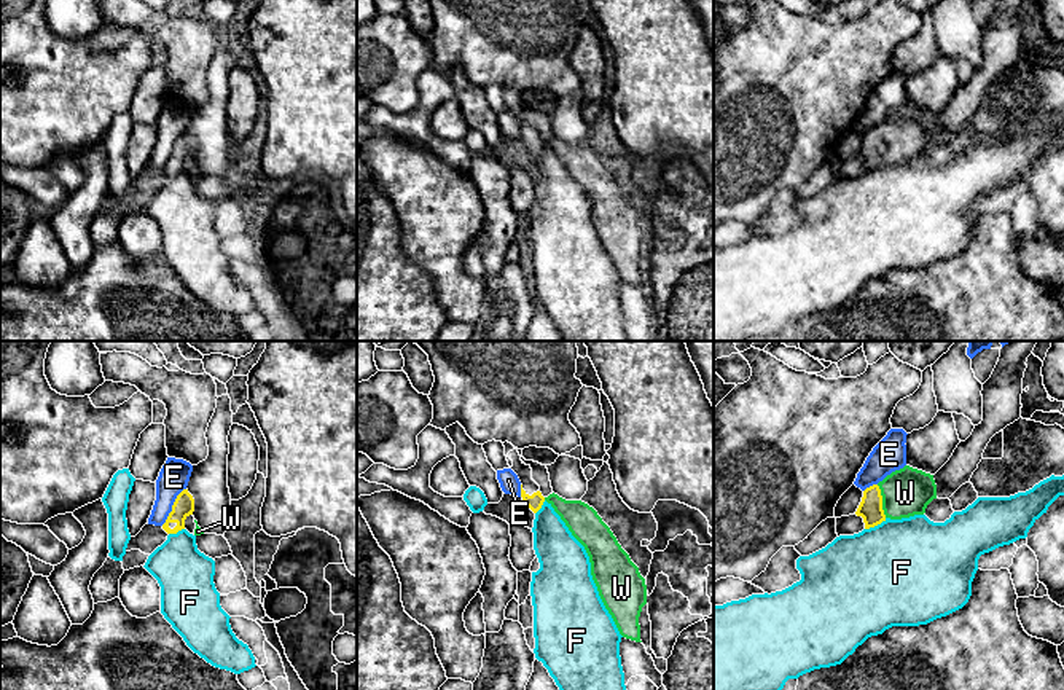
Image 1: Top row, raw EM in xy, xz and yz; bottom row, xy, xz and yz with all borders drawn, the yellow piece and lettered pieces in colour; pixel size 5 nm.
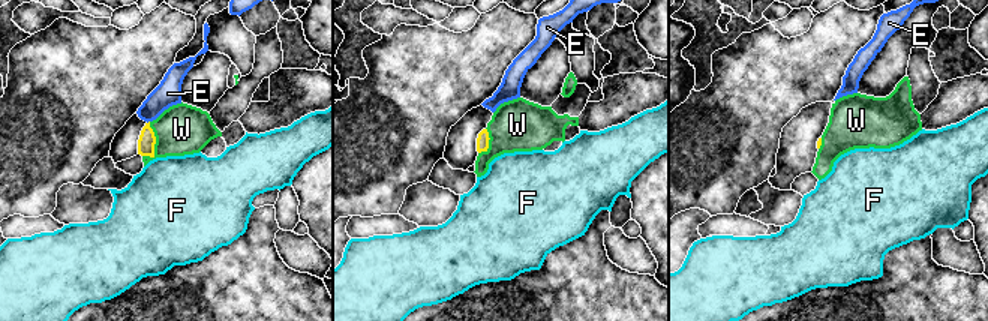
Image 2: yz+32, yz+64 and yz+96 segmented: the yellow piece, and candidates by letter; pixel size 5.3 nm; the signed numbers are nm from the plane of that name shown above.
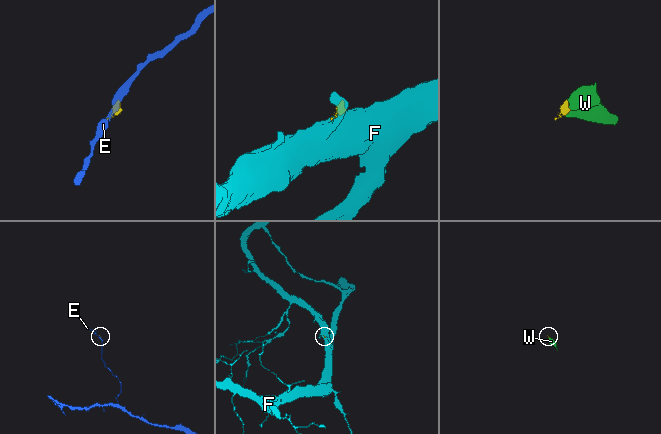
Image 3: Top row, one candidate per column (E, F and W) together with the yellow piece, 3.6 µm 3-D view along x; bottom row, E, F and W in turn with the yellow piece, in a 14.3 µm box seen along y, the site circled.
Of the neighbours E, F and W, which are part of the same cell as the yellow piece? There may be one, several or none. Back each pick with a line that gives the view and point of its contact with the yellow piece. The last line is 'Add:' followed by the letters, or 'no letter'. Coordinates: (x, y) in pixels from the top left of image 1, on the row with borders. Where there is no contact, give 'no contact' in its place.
W: meets yellow in yz at (881, 501)
Add: W

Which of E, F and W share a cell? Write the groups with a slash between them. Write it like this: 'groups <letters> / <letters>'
groups E / F / W

